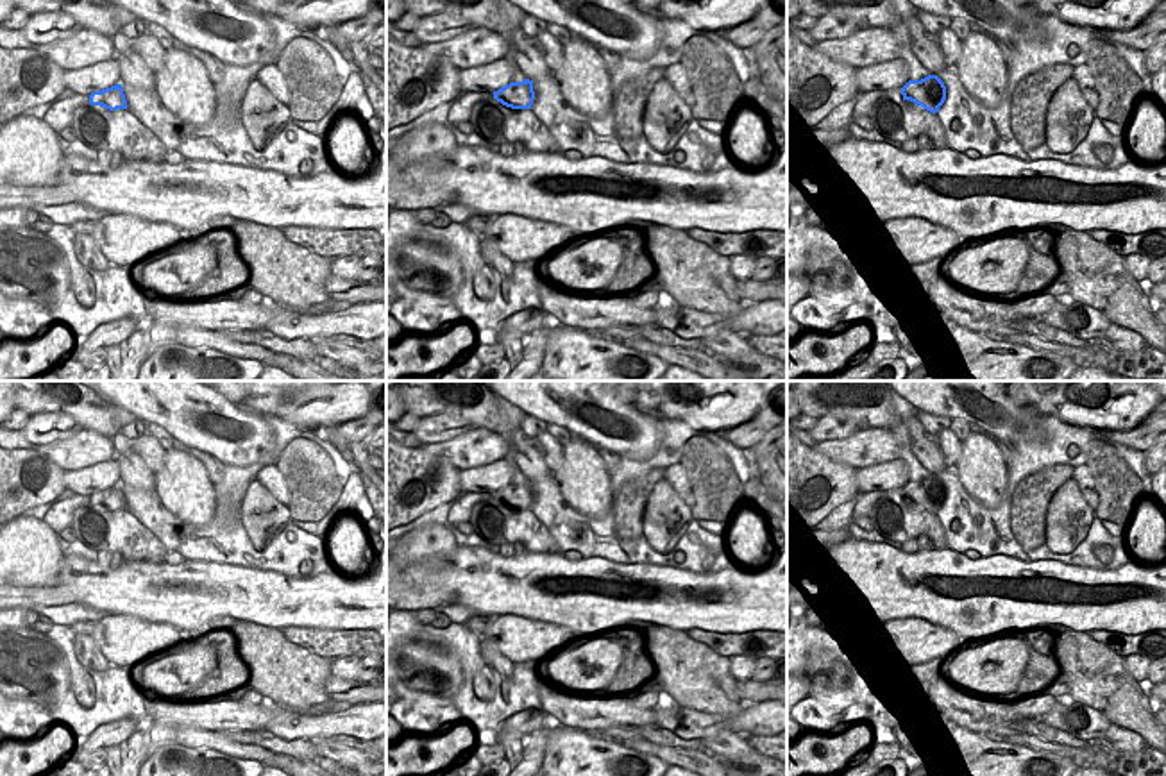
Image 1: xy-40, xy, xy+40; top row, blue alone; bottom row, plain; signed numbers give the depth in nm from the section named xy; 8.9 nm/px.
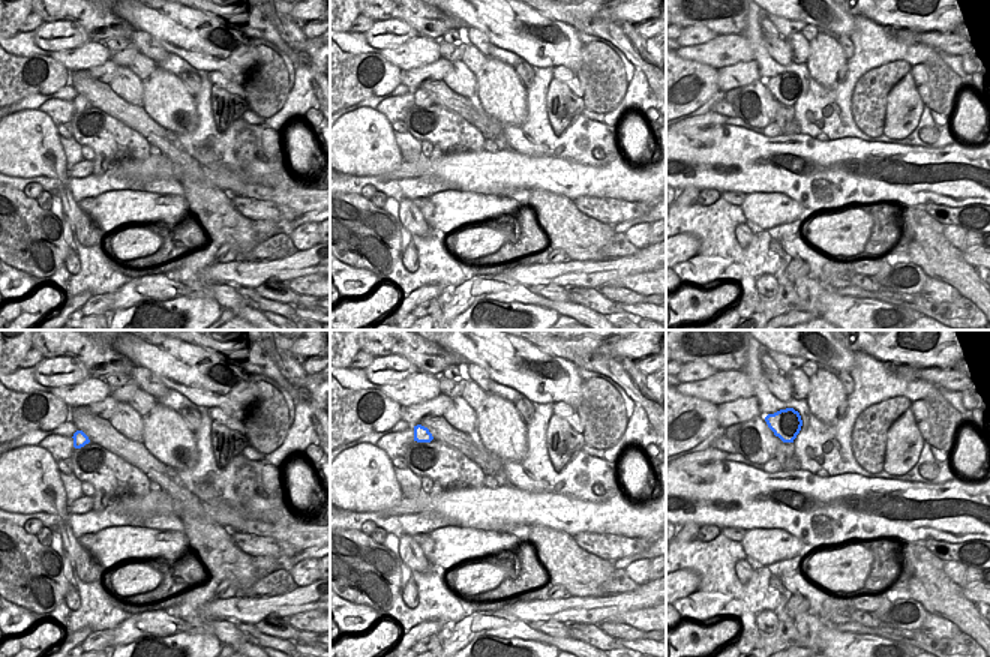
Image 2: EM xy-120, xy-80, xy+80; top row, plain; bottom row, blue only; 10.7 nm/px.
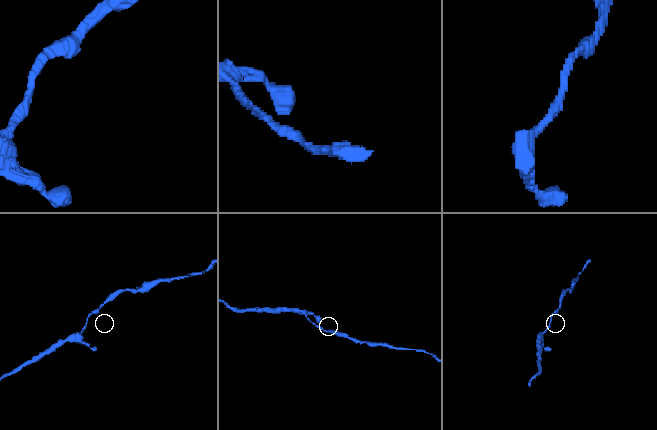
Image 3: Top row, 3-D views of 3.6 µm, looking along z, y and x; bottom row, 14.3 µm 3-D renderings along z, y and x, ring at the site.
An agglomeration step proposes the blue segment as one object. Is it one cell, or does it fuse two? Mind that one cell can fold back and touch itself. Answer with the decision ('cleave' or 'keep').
keep

